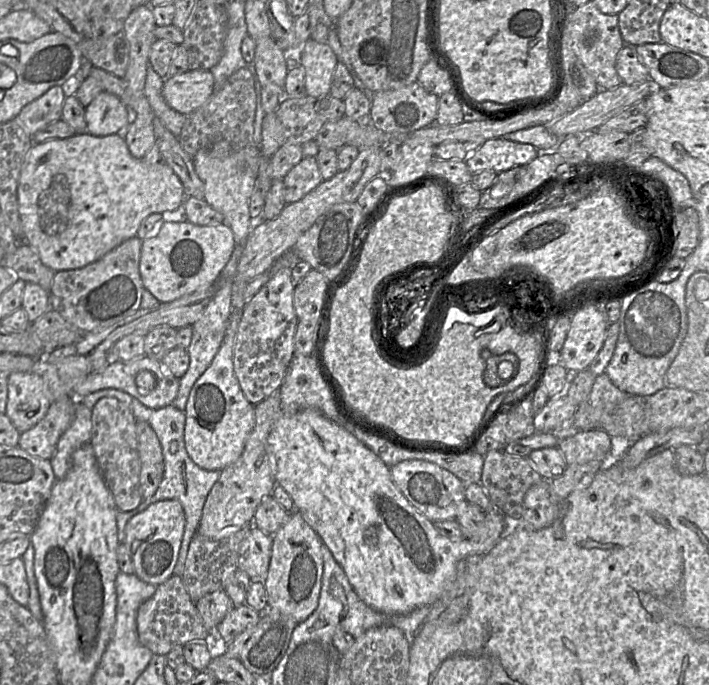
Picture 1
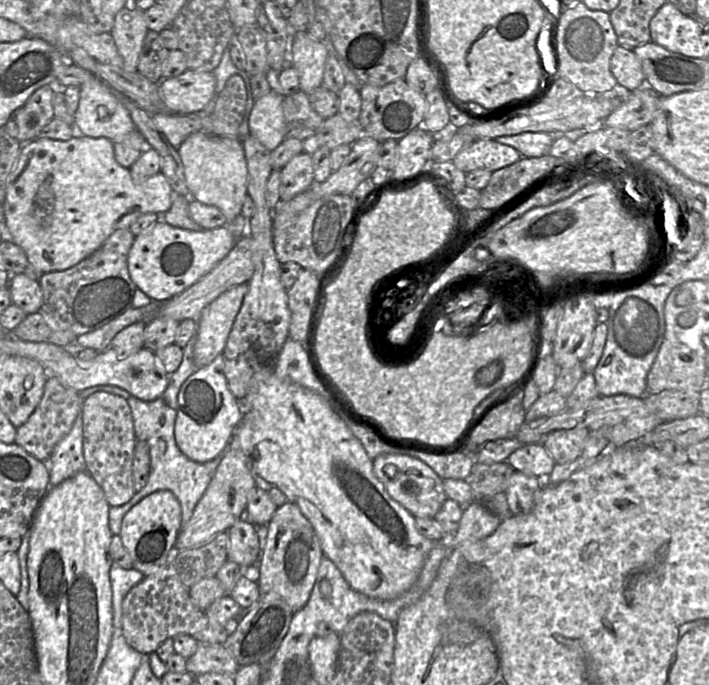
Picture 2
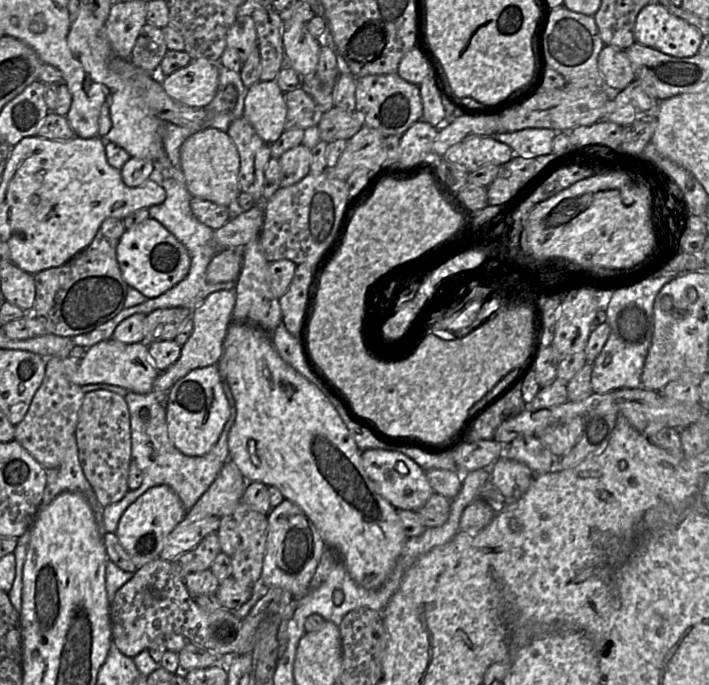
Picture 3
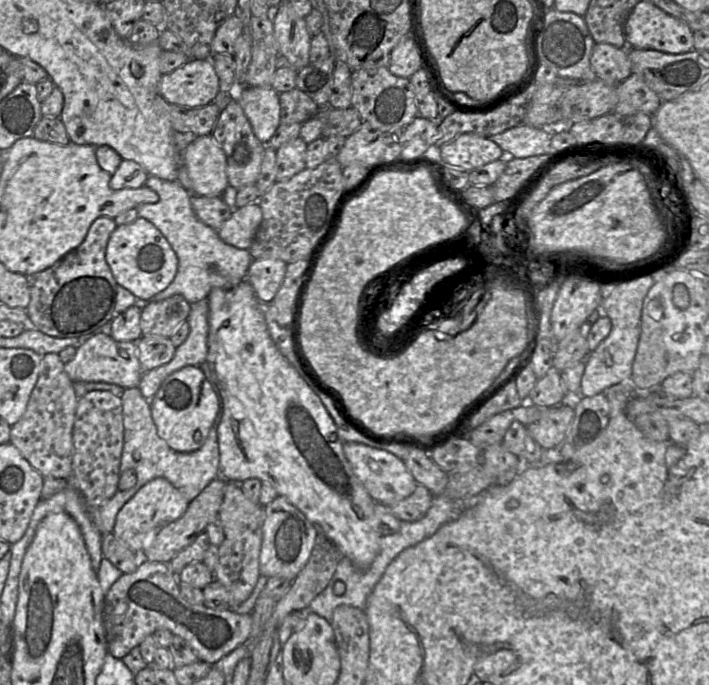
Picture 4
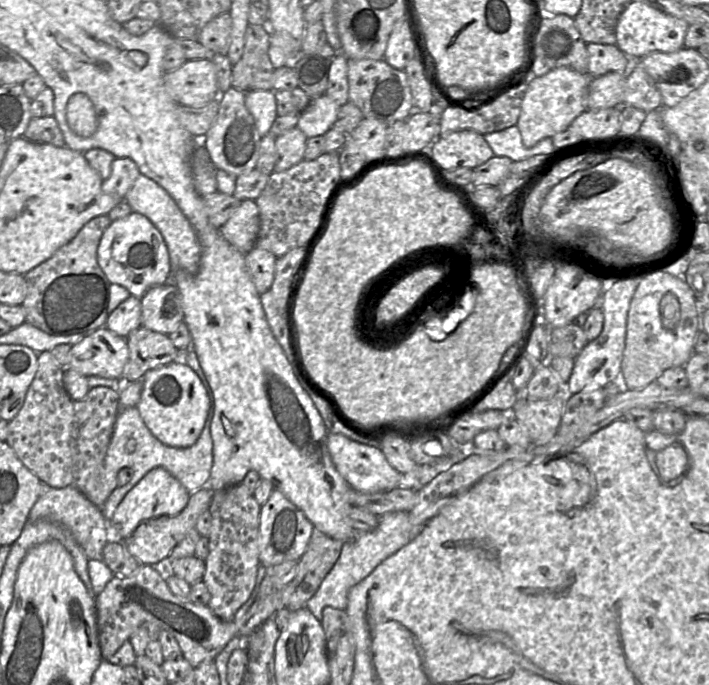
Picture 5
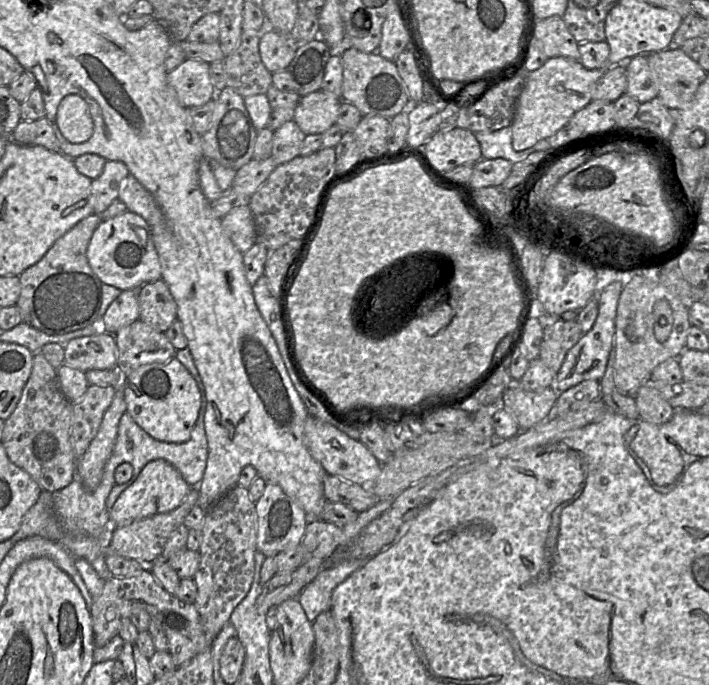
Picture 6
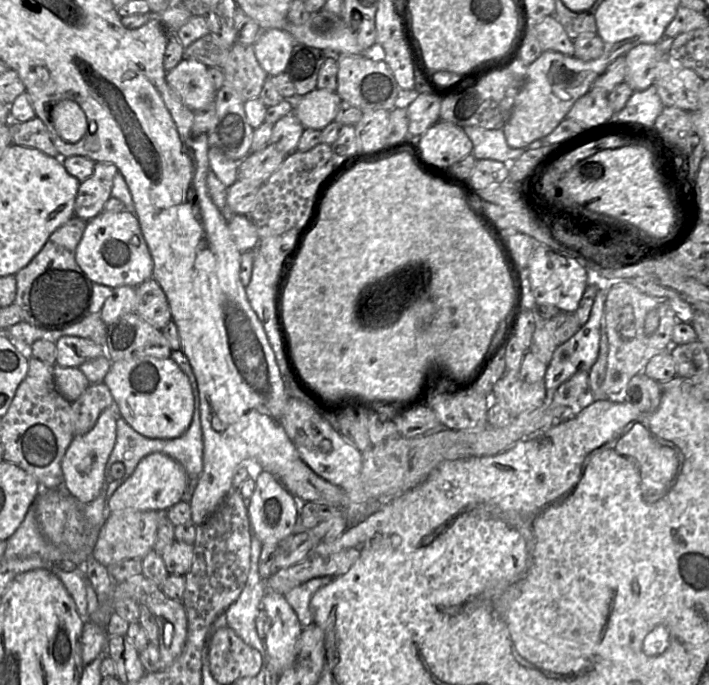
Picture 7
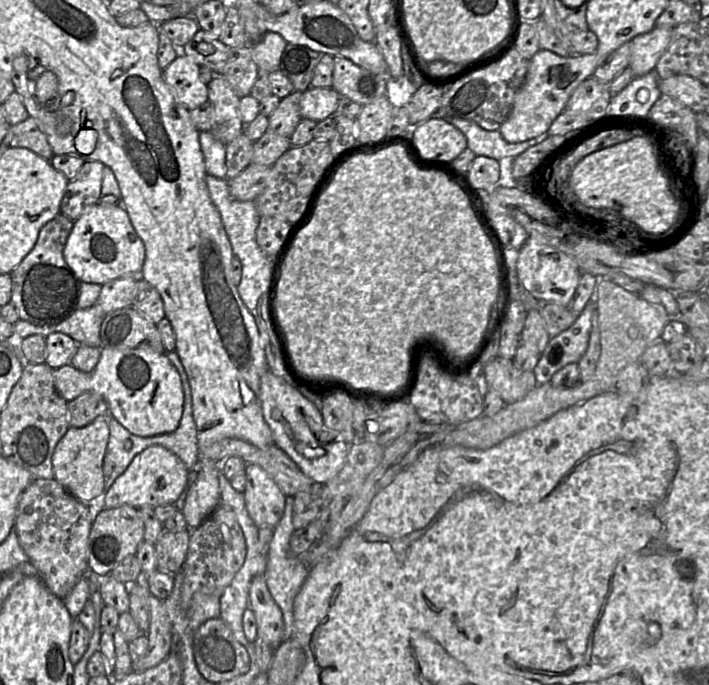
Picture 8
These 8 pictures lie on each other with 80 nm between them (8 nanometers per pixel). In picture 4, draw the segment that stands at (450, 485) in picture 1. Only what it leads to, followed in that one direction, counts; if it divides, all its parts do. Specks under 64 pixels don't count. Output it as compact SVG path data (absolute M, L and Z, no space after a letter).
M353 442L343 443L342 448L354 474L370 497L377 503L391 506L410 496L416 489L418 484L403 461L395 455L384 450Z

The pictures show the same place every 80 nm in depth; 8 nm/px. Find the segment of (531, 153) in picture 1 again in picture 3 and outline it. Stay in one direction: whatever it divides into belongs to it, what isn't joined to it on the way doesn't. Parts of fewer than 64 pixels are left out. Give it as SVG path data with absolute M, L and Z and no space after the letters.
M469 136L451 146L443 158L470 173L485 165L503 165L513 156L510 146L492 136Z

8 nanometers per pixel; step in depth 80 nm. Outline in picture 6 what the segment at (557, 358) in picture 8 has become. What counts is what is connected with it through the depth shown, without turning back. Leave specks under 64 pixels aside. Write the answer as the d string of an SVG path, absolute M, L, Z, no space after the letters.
M613 282L602 291L598 303L599 312L593 327L567 352L560 370L554 377L551 388L557 395L584 380L600 381L603 377L613 349L617 306L623 288L623 283Z

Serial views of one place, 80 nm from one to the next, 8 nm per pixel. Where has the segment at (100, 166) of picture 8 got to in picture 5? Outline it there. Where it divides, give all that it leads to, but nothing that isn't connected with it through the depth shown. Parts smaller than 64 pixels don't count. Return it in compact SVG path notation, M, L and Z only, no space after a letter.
M116 158L111 165L111 174L103 180L101 189L112 197L124 198L140 175L137 165L131 159Z

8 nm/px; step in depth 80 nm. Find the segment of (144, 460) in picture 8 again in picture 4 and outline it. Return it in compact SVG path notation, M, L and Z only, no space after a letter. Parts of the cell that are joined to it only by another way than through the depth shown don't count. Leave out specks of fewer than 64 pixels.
M155 478L140 488L119 510L112 533L137 556L137 561L143 564L147 561L143 551L151 544L157 531L162 526L179 519L188 505L186 497L168 480Z

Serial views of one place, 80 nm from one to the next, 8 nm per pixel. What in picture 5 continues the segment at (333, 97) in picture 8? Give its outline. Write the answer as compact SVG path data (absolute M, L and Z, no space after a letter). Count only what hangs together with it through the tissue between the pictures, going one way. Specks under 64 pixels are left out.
M326 94L312 98L307 108L299 115L297 128L307 138L323 136L335 123L339 107Z

